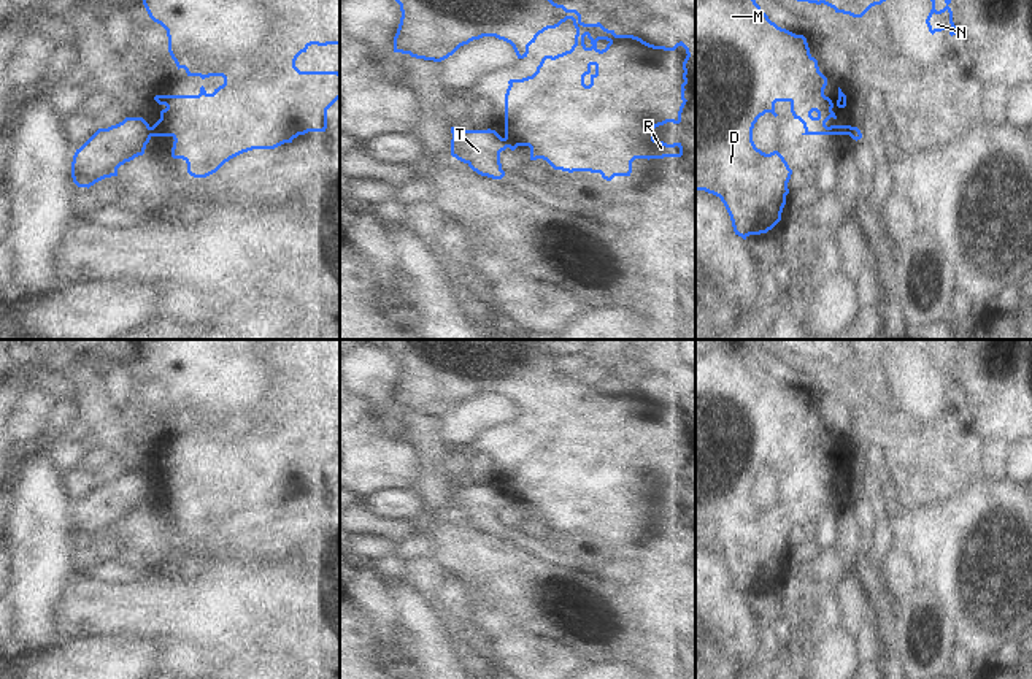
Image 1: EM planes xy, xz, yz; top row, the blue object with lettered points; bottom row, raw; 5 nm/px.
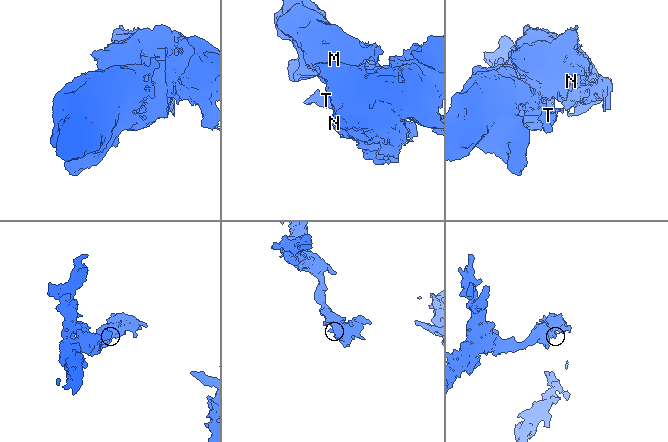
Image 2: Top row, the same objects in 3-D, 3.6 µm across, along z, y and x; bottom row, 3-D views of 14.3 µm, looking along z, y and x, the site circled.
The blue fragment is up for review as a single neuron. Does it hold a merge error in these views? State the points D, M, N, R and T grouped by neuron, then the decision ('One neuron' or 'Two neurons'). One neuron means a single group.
Groups: D M N R / T. Two neurons.

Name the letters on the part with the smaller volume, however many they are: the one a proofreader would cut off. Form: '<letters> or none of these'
T

